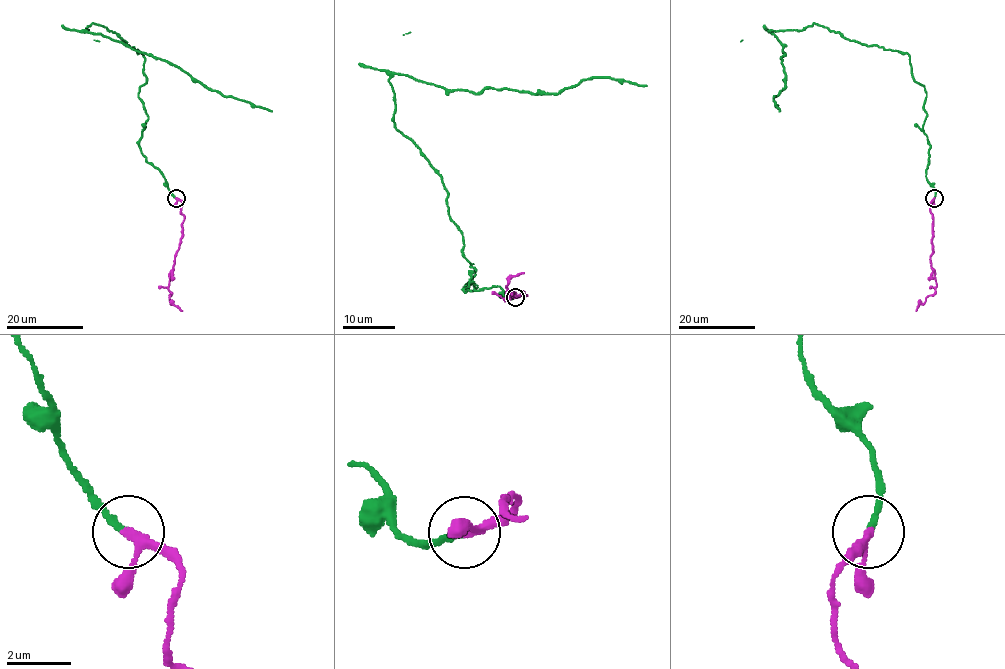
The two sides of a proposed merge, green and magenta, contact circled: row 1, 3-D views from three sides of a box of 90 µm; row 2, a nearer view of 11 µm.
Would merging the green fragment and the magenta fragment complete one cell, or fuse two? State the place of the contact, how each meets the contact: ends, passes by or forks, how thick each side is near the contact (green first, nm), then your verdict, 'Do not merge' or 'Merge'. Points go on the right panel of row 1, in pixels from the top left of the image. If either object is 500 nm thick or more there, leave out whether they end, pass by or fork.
Place: (934, 198). At the ring green ends. At the ring magenta passes by. Thickness 180 nm (green) against 220 nm. Merge

